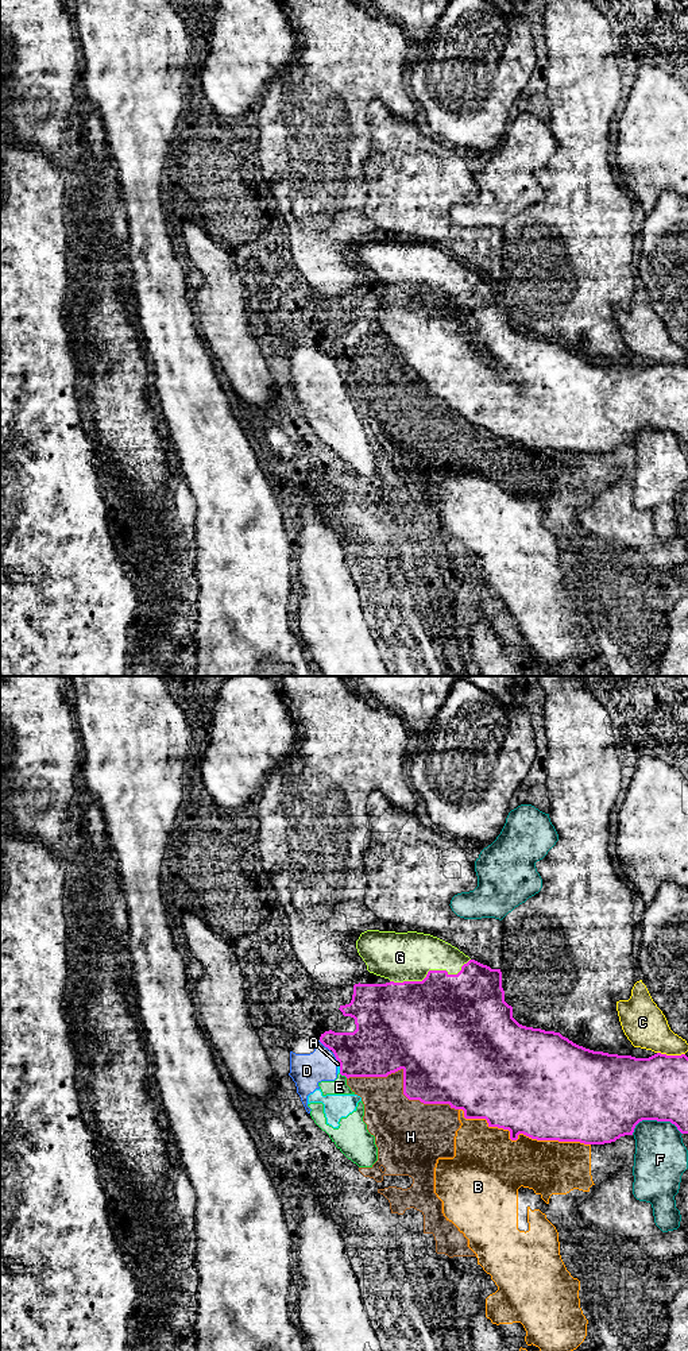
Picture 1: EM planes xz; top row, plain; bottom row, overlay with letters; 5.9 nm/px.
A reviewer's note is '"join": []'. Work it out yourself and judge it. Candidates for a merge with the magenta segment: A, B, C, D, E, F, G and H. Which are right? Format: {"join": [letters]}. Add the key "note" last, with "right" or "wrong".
{"join": ["G"], "note": "wrong"}

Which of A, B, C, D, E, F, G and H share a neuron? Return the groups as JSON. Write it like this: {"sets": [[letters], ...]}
{"sets": [["A", "D", "E"], ["B"], ["C"], ["F"], ["G"], ["H"]]}

